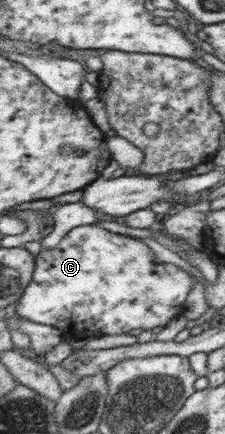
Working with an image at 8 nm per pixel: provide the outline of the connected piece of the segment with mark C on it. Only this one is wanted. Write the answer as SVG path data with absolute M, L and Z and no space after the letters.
M95 223L74 227L53 249L41 249L31 282L19 299L17 313L31 322L59 329L66 341L77 335L99 337L131 334L136 329L152 330L165 326L186 311L185 301L198 280L171 263L155 263L155 254L135 237L105 230Z

